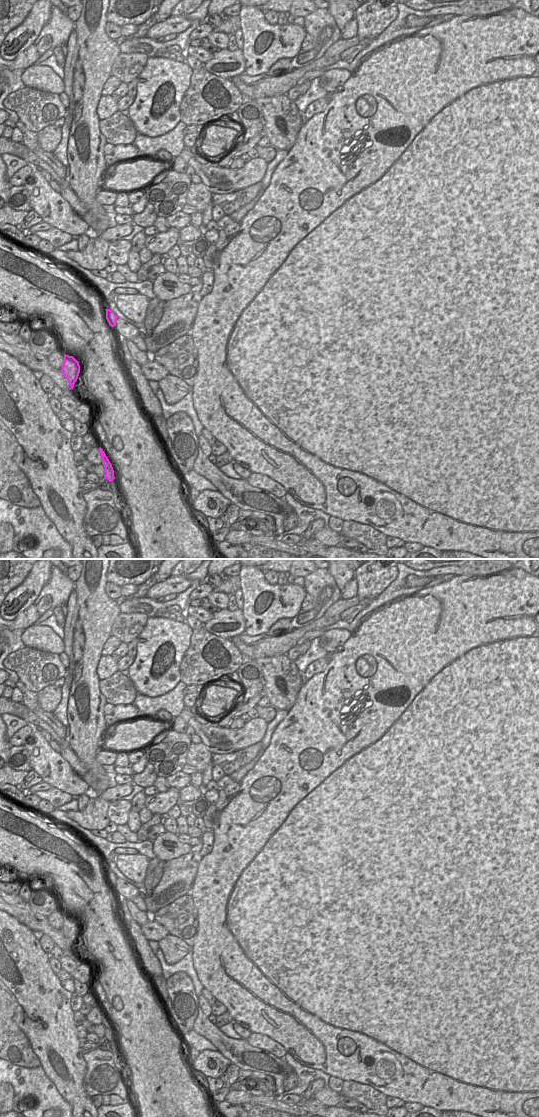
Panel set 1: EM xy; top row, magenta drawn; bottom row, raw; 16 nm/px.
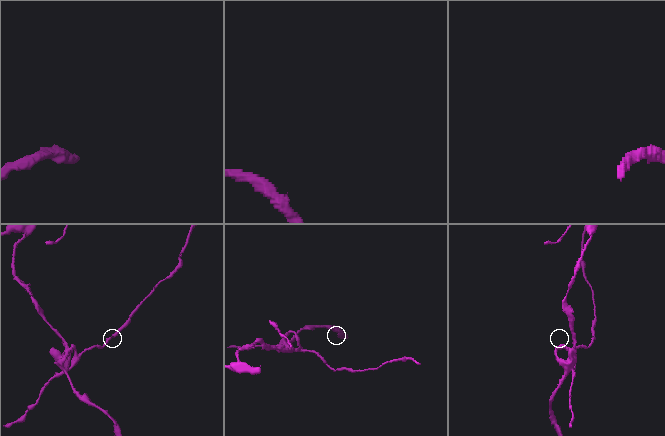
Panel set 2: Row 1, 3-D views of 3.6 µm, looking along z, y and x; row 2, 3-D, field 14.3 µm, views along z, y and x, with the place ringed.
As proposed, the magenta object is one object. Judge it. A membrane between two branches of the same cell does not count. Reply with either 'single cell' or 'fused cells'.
fused cells

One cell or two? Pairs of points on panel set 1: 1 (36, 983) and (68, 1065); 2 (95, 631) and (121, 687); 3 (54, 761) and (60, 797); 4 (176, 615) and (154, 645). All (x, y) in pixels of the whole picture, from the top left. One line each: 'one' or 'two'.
1: one
2: two
3: two
4: two

